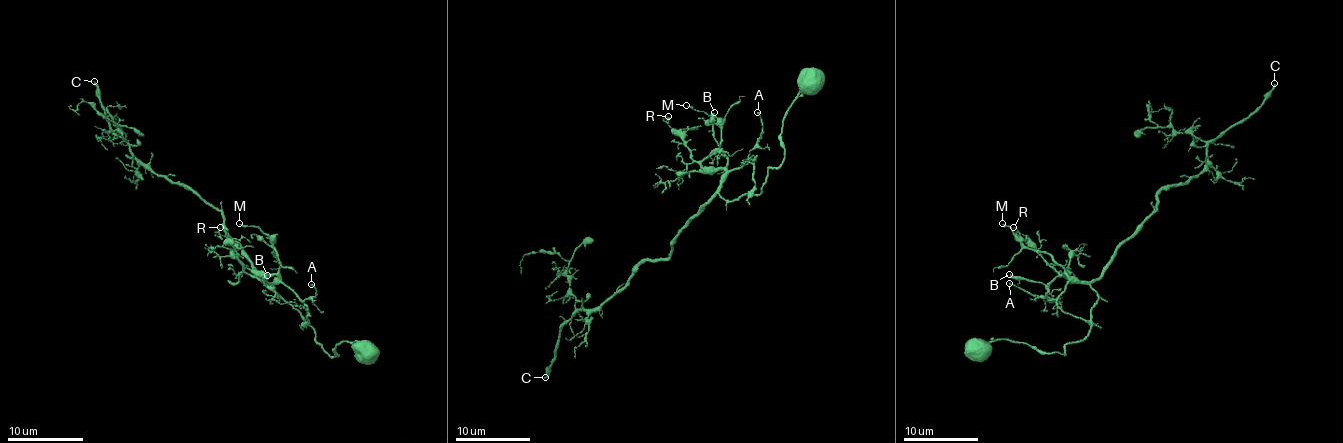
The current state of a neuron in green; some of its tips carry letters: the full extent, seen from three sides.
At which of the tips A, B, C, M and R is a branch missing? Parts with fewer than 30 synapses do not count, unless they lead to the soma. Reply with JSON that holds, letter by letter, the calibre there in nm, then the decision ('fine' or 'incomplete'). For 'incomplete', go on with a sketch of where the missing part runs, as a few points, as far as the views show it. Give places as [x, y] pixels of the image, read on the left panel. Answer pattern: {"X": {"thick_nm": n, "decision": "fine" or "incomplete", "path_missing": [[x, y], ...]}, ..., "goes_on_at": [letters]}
{"A": {"thick_nm": 130, "decision": "fine"}, "B": {"thick_nm": 280, "decision": "fine"}, "C": {"thick_nm": 220, "decision": "incomplete"}, "M": {"thick_nm": 150, "decision": "fine"}, "R": {"thick_nm": 70, "decision": "fine"}, "goes_on_at": ["C"]}

